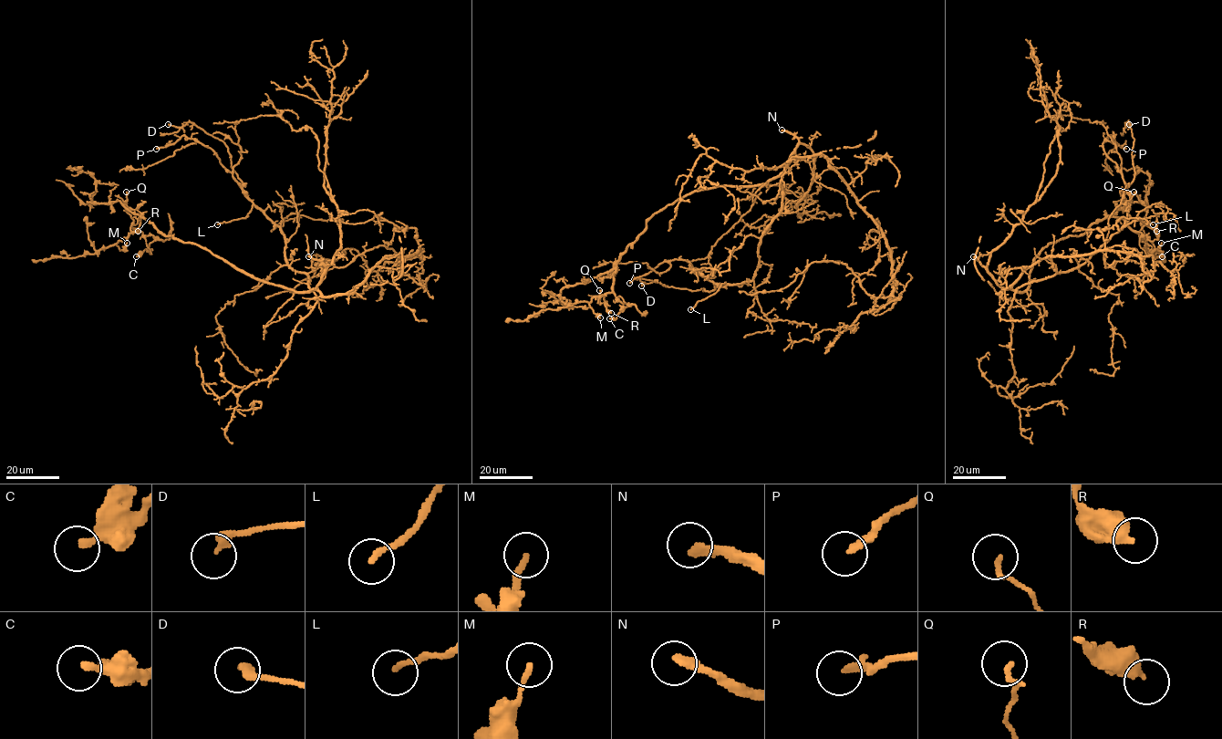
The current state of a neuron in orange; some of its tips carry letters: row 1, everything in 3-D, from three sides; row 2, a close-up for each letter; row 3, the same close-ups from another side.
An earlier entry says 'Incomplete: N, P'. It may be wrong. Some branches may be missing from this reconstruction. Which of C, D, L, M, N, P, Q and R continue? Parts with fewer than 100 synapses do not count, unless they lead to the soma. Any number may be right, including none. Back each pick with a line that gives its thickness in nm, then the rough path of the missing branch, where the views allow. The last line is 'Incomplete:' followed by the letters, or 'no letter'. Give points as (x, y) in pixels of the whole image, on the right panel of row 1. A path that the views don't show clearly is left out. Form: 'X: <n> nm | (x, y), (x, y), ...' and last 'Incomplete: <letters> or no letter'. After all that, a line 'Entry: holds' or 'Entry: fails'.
N: 280 nm | (973, 256), (975, 244), (985, 227), (983, 234), (988, 238), (1020, 231), (1035, 221), (1063, 224), (1087, 207)
P: 200 nm | (1126, 149), (1132, 157), (1129, 186), (1133, 187)
Incomplete: N, P
Entry: holds

